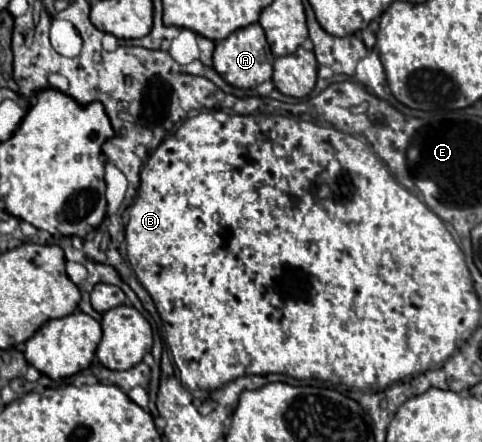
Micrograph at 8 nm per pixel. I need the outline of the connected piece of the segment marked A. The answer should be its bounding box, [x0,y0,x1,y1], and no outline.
[214,23,274,89]

